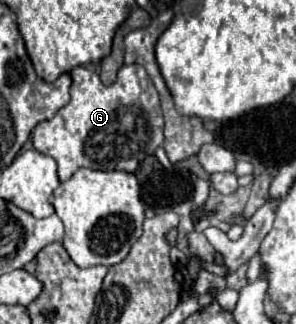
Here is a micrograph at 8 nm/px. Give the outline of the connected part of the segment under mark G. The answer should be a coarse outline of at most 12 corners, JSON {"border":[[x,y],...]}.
{"border":[[84,66],[70,102],[32,132],[78,168],[134,174],[162,146],[152,80],[122,66],[110,86]]}

